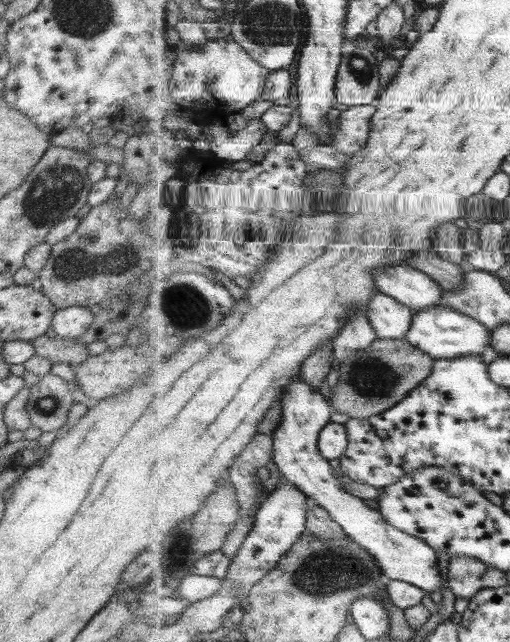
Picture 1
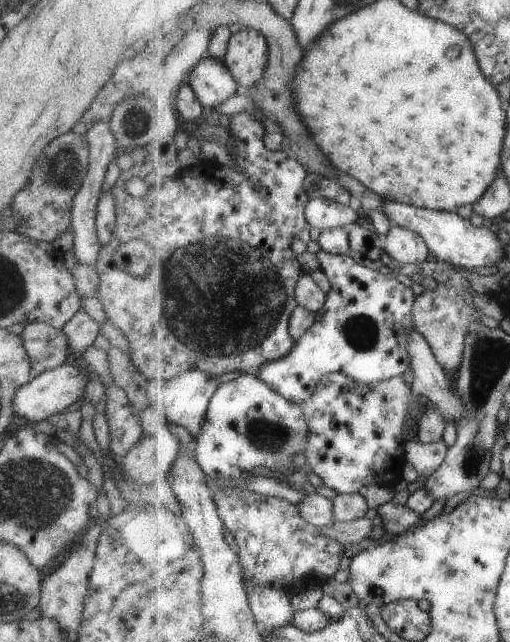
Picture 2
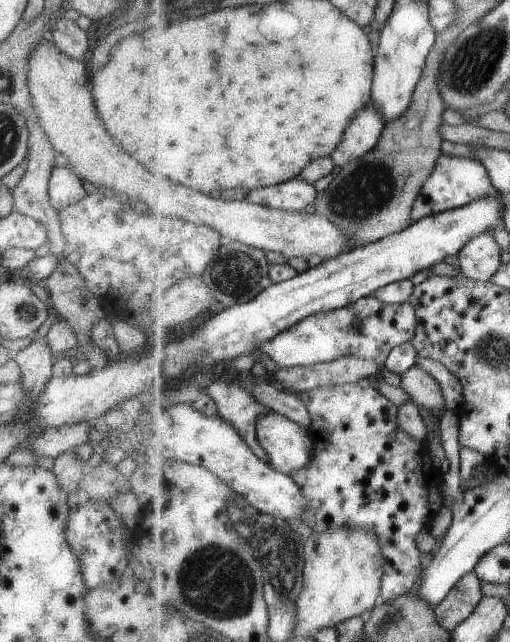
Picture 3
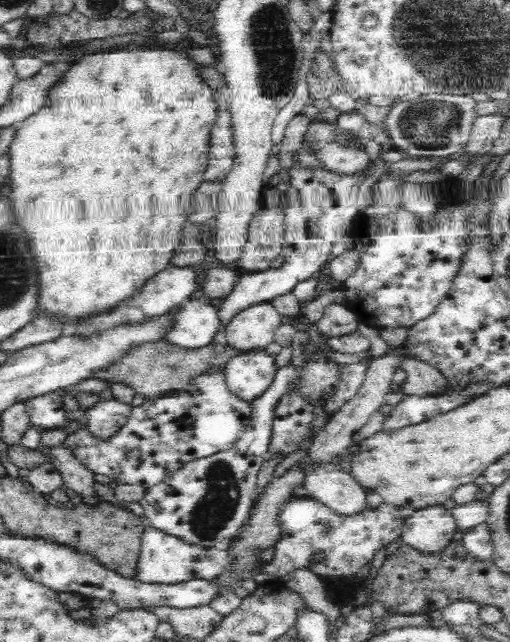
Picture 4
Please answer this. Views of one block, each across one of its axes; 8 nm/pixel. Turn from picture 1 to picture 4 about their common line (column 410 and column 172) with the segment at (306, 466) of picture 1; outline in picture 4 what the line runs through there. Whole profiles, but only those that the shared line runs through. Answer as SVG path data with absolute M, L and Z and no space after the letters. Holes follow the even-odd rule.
M146 524L141 536L139 565L136 579L150 583L179 583L192 579L212 580L228 564L229 557L224 548L201 547L183 538L164 533Z

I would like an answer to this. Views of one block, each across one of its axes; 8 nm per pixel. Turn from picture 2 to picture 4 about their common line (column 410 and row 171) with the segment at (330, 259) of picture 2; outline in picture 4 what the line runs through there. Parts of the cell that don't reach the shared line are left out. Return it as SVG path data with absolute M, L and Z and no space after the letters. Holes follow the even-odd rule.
M294 164L287 172L290 175L290 180L288 180L287 190L284 192L284 196L288 207L284 209L284 227L281 242L284 263L280 268L269 268L264 272L245 272L240 274L240 278L236 286L234 286L232 293L222 299L221 306L218 309L222 326L220 326L220 330L218 330L218 333L211 341L212 345L224 346L227 344L223 328L239 311L246 310L249 306L258 303L270 303L273 298L288 294L300 282L306 281L308 278L314 276L322 268L322 264L326 263L326 260L330 260L328 256L332 254L334 242L338 240L338 236L348 236L350 224L355 224L360 215L359 207L362 204L362 200L360 200L359 187L369 176L369 171L362 170L354 172L354 174L342 174L323 168L308 168Z

